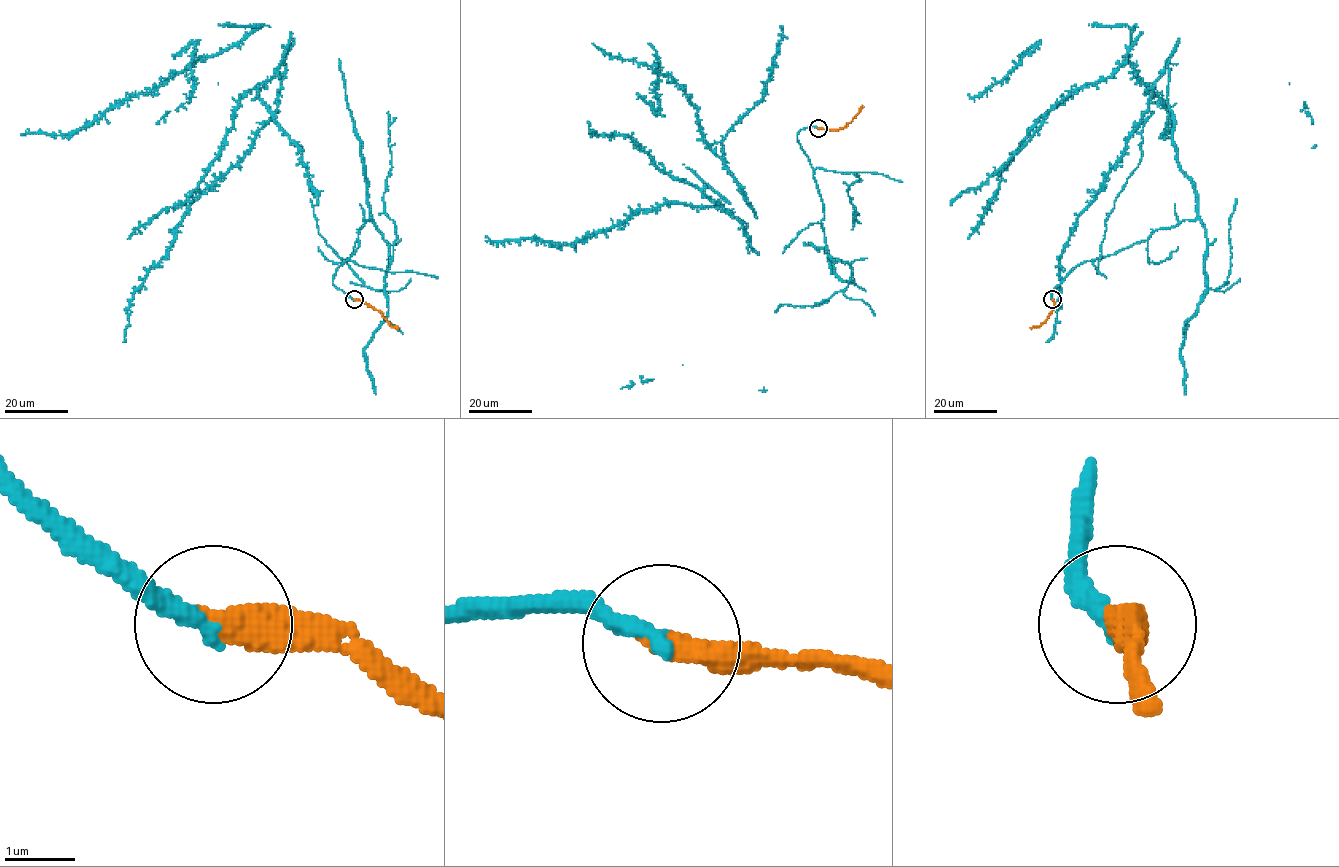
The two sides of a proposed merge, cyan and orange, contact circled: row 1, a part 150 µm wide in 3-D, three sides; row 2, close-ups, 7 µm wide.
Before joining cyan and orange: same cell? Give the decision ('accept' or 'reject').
accept

